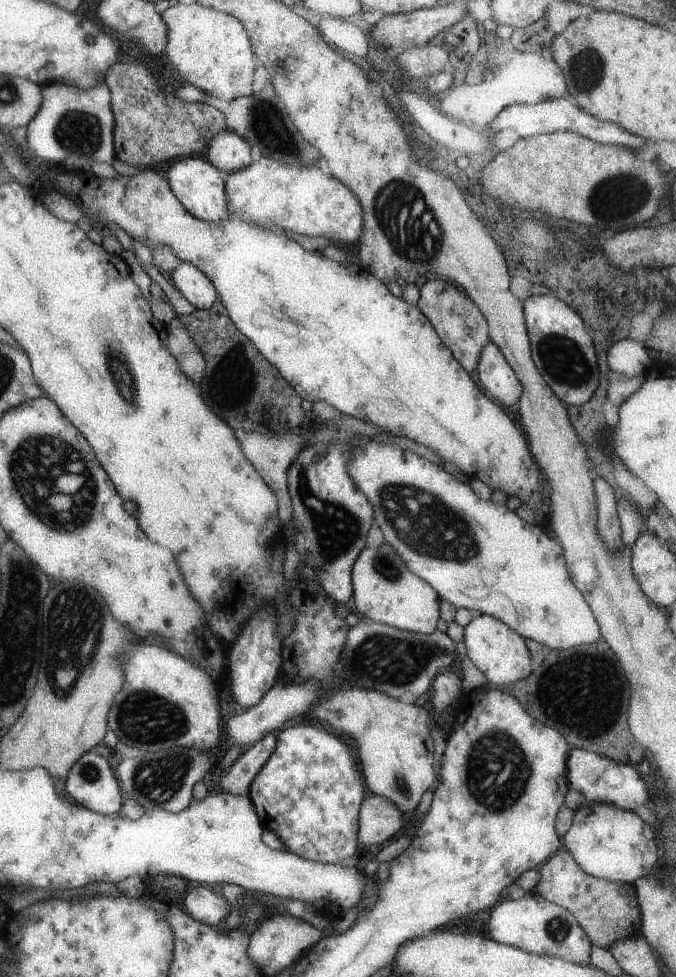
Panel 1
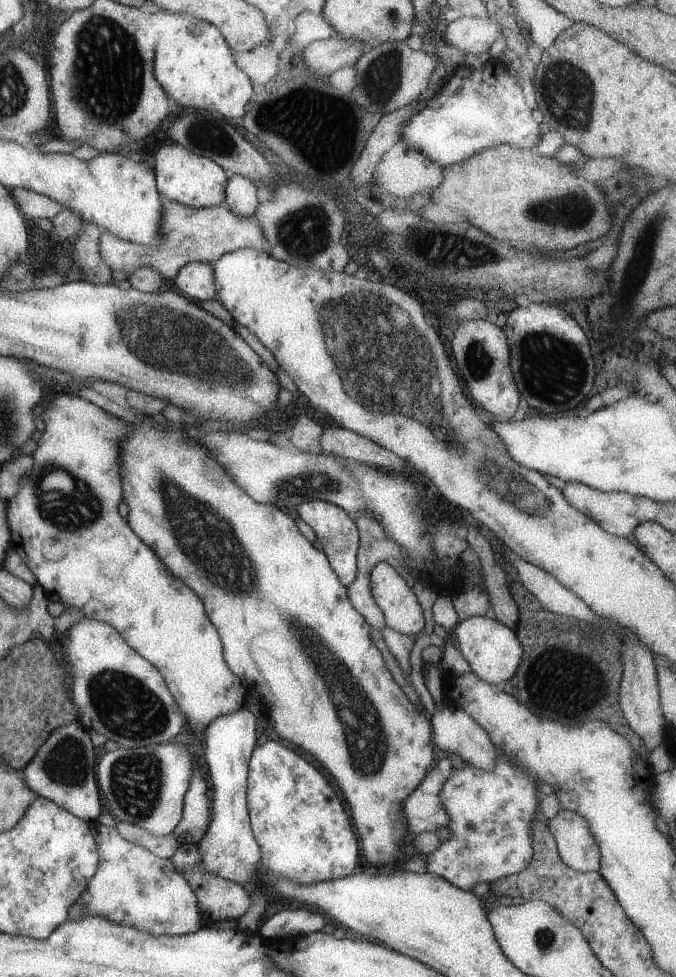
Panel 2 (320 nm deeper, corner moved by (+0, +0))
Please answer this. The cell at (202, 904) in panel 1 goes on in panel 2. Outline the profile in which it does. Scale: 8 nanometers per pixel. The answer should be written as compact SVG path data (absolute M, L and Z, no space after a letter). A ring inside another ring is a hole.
M90 823L98 852L95 874L81 896L68 907L68 918L105 917L109 922L135 927L151 936L184 935L203 926L195 893L175 870L171 859L162 859L127 842L116 827Z

